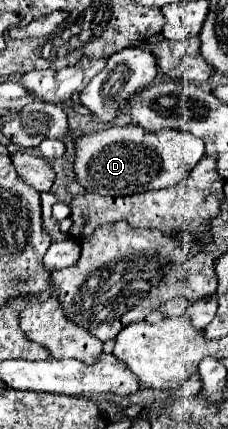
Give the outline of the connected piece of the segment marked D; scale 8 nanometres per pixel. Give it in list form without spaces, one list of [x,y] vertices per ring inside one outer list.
[[[138,126],[106,128],[88,136],[72,138],[76,148],[76,180],[102,196],[128,196],[146,190],[162,190],[182,182],[204,158],[204,142],[184,130],[144,132]]]

